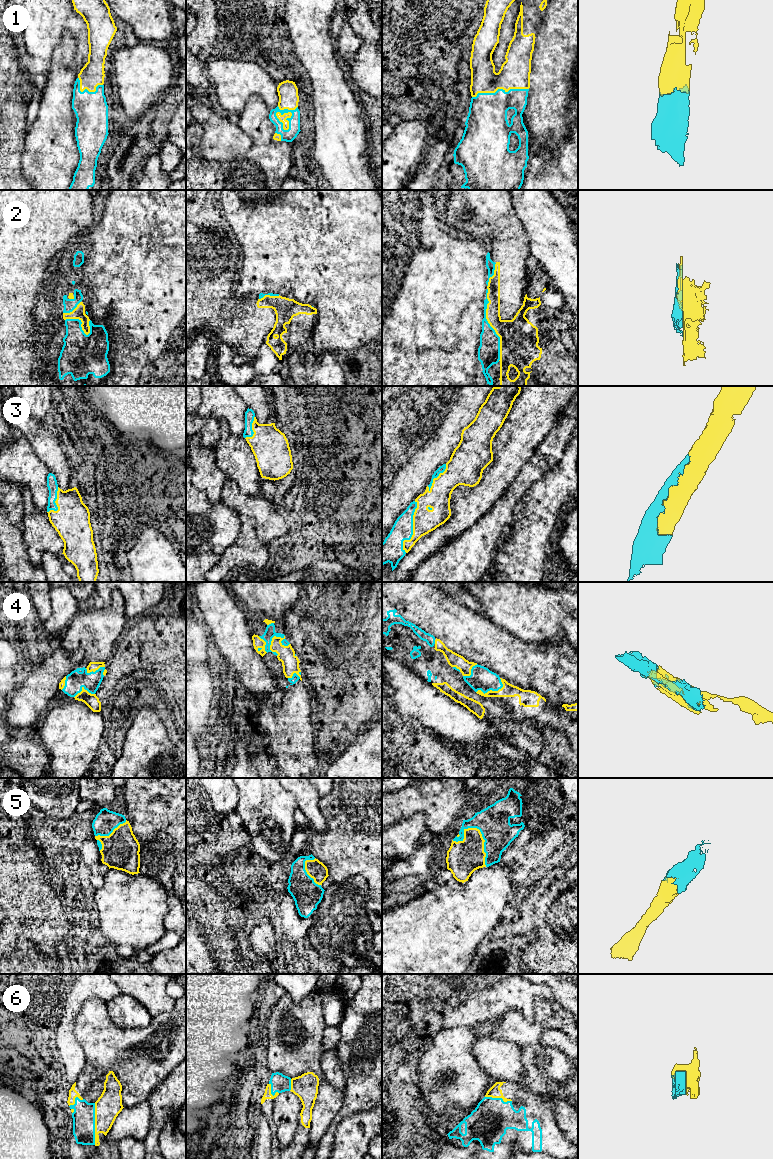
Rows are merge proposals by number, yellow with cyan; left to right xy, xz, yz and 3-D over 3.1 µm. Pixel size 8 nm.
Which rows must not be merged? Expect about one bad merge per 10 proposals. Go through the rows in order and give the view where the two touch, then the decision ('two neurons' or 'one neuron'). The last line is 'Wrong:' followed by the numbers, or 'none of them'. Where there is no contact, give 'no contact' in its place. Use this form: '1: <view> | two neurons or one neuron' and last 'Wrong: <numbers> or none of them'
1: xz | one neuron
2: yz | one neuron
3: yz | one neuron
4: xz | one neuron
5: yz | one neuron
6: xy | one neuron
Wrong: none of them

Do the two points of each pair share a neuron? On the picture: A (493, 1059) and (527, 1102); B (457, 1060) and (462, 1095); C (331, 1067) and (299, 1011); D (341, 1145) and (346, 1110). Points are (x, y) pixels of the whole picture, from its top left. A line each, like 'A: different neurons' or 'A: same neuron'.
A: different neurons
B: same neuron
C: different neurons
D: different neurons

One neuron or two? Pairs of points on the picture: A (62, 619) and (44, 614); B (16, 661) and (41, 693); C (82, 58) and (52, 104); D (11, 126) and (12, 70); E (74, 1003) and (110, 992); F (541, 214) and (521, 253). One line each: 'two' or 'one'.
A: two
B: two
C: two
D: one
E: one
F: two

